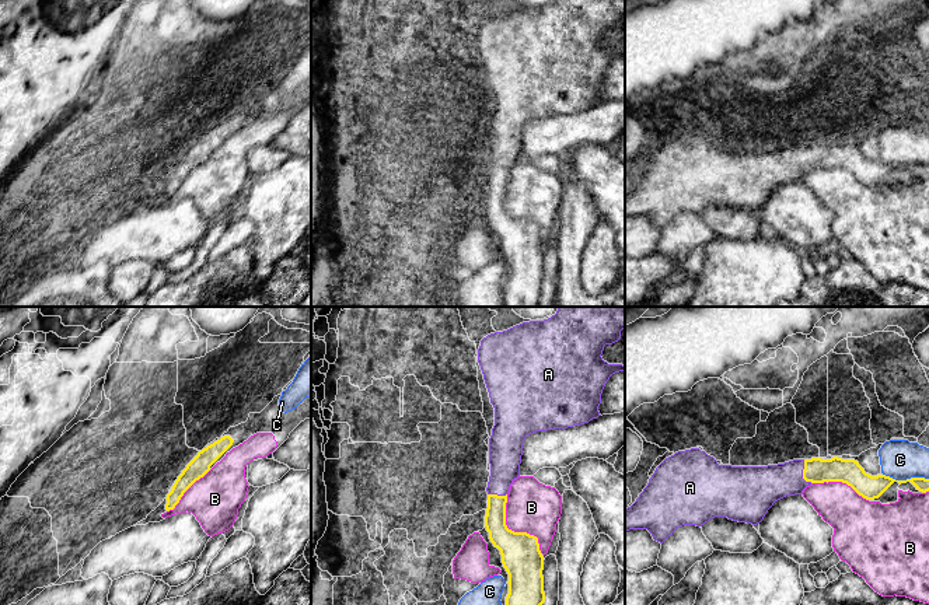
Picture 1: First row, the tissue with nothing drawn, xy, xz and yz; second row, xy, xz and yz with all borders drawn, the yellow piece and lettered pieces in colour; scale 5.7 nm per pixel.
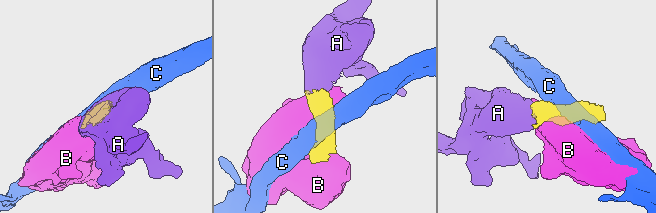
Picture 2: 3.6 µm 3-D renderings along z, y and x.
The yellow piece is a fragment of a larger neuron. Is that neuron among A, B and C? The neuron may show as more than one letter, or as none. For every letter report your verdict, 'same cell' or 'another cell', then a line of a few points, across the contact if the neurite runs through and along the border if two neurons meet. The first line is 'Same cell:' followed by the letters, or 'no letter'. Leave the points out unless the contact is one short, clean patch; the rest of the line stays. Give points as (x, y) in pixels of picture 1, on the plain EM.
Same cell: A
A: same cell
B: another cell
C: another cell

